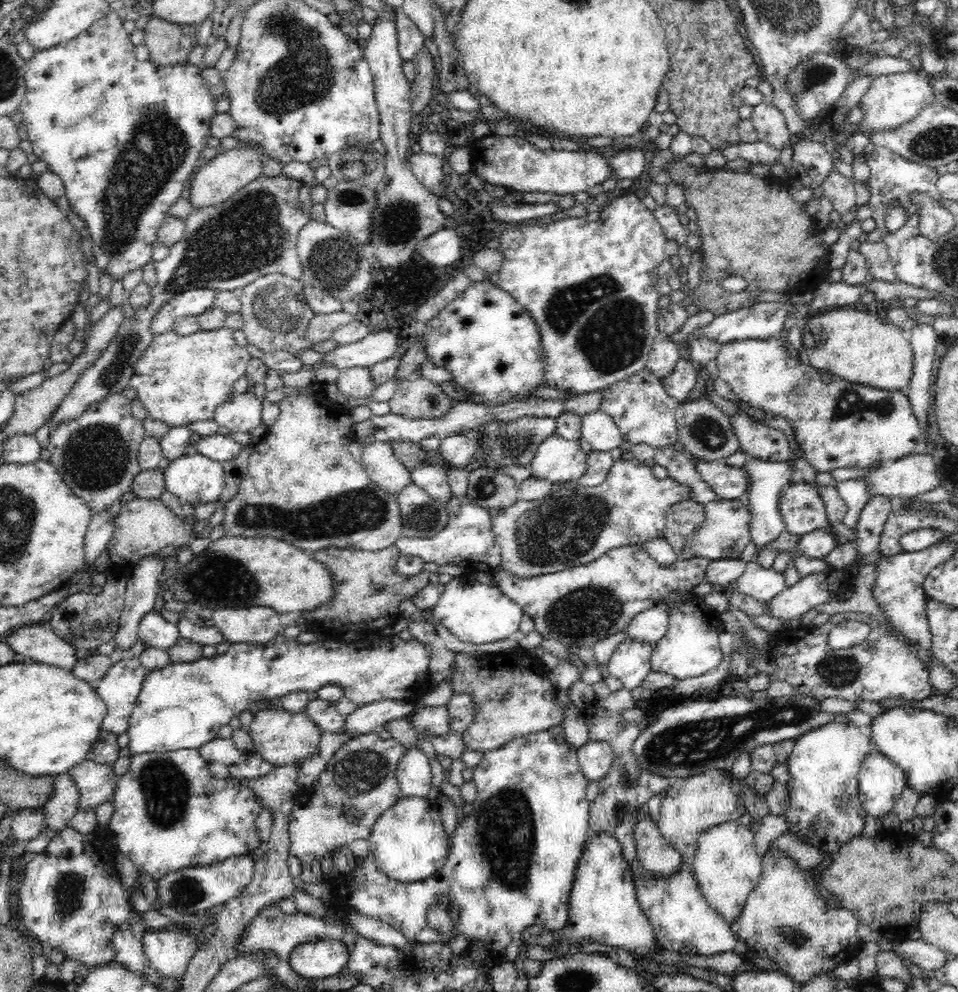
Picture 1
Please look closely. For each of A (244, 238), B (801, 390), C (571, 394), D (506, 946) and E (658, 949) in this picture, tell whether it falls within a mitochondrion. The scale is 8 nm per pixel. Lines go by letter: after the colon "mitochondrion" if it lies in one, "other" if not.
A: mitochondrion
B: mitochondrion
C: other
D: other
E: other

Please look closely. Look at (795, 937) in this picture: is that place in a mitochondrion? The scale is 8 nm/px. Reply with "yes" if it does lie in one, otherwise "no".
yes

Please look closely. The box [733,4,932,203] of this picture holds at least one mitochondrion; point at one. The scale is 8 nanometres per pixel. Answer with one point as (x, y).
(814, 74)

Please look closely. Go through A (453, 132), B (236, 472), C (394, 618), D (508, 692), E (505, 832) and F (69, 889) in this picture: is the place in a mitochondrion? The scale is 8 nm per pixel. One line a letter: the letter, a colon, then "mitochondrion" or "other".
A: other
B: other
C: other
D: mitochondrion
E: mitochondrion
F: mitochondrion

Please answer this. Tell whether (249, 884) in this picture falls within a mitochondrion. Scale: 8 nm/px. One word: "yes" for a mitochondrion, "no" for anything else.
no

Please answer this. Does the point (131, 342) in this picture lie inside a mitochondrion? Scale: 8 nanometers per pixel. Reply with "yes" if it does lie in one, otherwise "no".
yes

